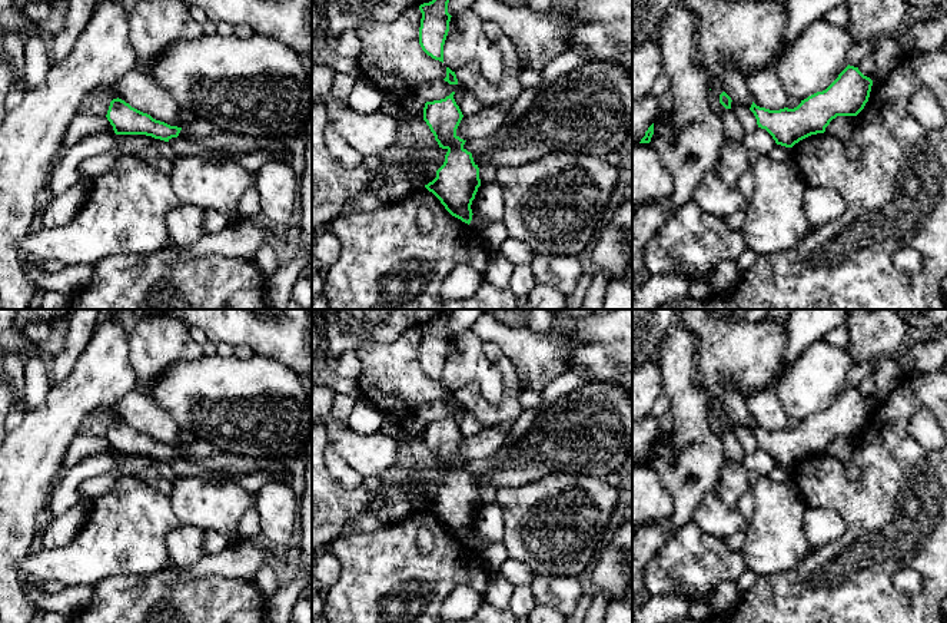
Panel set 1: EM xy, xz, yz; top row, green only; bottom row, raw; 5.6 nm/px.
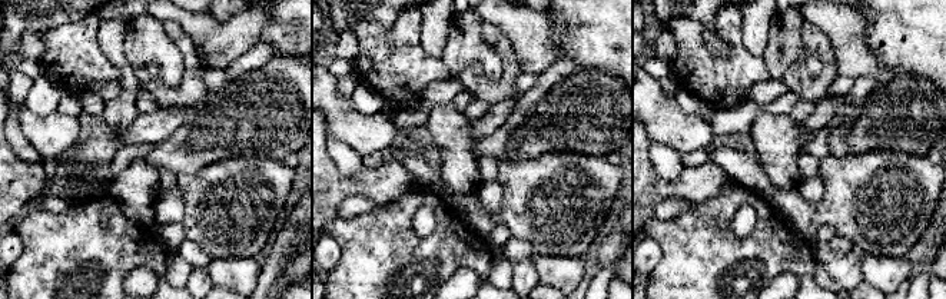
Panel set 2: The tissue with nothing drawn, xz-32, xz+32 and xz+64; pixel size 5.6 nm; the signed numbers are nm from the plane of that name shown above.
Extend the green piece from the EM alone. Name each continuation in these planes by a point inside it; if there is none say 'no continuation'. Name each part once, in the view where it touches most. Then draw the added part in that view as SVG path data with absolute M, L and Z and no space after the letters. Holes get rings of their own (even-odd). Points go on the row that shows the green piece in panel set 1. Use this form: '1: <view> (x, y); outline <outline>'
1: xy (200, 131); outline M195 119L189 123L183 123L179 133L180 137L187 137L209 149L250 155L266 149L270 142L278 139L252 137L239 133L232 133L219 129L206 119Z

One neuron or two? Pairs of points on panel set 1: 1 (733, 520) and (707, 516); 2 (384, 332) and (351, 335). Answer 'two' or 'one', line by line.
1: one
2: one

